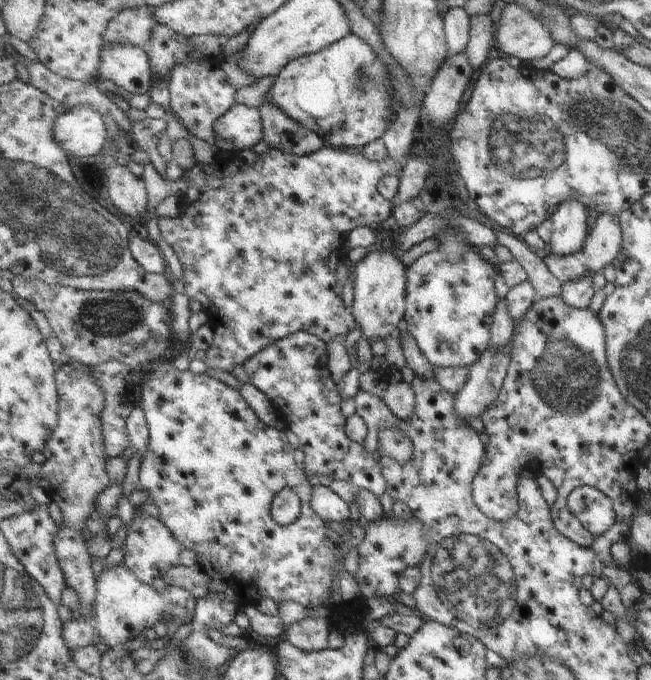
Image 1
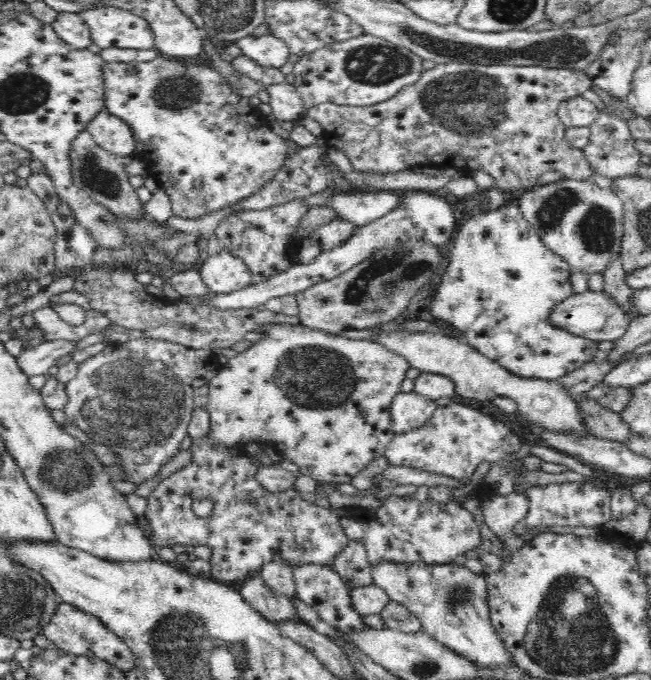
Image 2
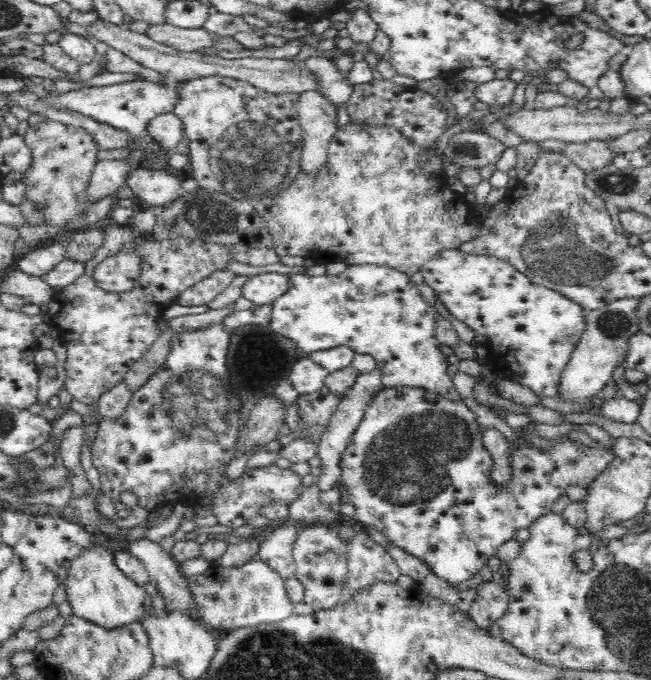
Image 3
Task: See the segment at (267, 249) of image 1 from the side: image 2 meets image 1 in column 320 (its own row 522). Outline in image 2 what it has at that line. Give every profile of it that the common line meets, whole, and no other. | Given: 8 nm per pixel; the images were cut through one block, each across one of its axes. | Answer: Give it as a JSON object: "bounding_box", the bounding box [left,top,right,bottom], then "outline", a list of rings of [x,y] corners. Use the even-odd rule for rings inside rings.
{"bounding_box":[145,435,349,584],"outline":[[[202,435],[196,437],[195,439],[190,438],[190,436],[185,436],[184,440],[182,440],[182,444],[180,444],[180,451],[186,451],[190,449],[190,452],[194,454],[192,456],[192,462],[188,464],[188,466],[184,466],[178,472],[174,472],[170,474],[168,478],[164,478],[164,480],[160,480],[152,493],[147,497],[148,506],[145,511],[145,516],[148,517],[148,521],[150,521],[150,529],[152,529],[152,545],[155,547],[167,547],[172,549],[173,546],[178,545],[193,545],[196,546],[206,546],[206,548],[210,548],[210,576],[212,580],[218,581],[219,583],[224,584],[232,584],[233,582],[244,582],[249,580],[253,575],[259,573],[259,571],[265,566],[266,563],[272,563],[273,561],[282,561],[288,566],[294,568],[296,566],[306,565],[306,564],[314,564],[322,567],[331,567],[334,562],[334,558],[338,554],[342,553],[342,550],[346,548],[349,544],[349,538],[342,532],[340,528],[338,517],[340,515],[340,510],[332,508],[332,506],[318,506],[314,502],[308,502],[308,500],[304,500],[304,494],[300,492],[300,490],[293,489],[284,489],[280,492],[270,492],[258,479],[256,479],[256,474],[258,469],[262,467],[262,462],[258,458],[252,458],[251,454],[247,453],[243,446],[242,442],[240,444],[234,445],[223,445],[214,443],[212,441],[212,436],[210,435]],[[201,498],[210,498],[212,500],[212,504],[214,504],[214,509],[211,516],[207,518],[198,517],[194,511],[192,511],[192,502],[194,500],[198,500]]]}

